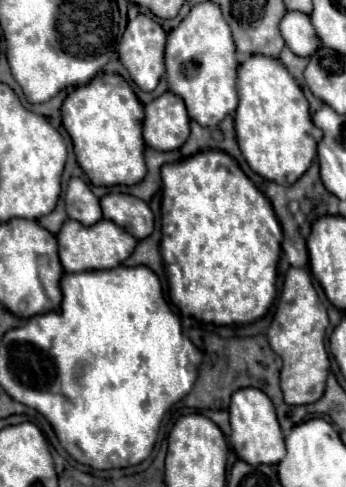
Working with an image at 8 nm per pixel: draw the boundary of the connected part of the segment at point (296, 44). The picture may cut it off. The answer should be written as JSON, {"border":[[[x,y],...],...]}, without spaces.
{"border":[[[286,12],[284,20],[280,20],[280,32],[286,40],[286,46],[298,56],[312,56],[312,52],[316,52],[320,44],[316,30],[312,28],[308,14],[304,12]]]}

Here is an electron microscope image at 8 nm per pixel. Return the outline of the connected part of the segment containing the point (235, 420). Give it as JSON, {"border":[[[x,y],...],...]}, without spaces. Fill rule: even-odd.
{"border":[[[240,388],[232,394],[230,404],[230,446],[236,450],[238,458],[248,464],[278,464],[286,456],[282,430],[276,418],[272,400],[258,388]]]}

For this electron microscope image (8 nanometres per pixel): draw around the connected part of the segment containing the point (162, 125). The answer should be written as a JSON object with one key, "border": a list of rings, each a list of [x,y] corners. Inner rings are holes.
{"border":[[[164,92],[144,106],[144,142],[154,150],[178,150],[190,134],[184,100]]]}

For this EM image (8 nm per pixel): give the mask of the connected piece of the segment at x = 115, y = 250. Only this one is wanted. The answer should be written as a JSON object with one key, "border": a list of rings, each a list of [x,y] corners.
{"border":[[[66,220],[56,236],[58,240],[58,254],[64,272],[84,272],[84,270],[102,270],[120,266],[136,248],[136,238],[128,236],[124,228],[116,228],[110,220],[100,220],[92,226],[84,226],[78,220]]]}

